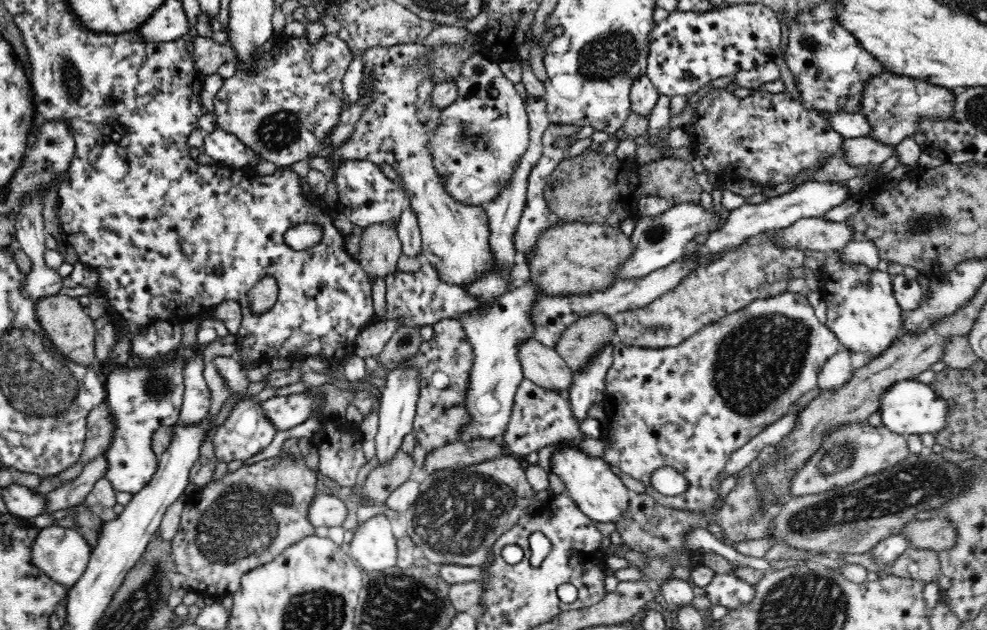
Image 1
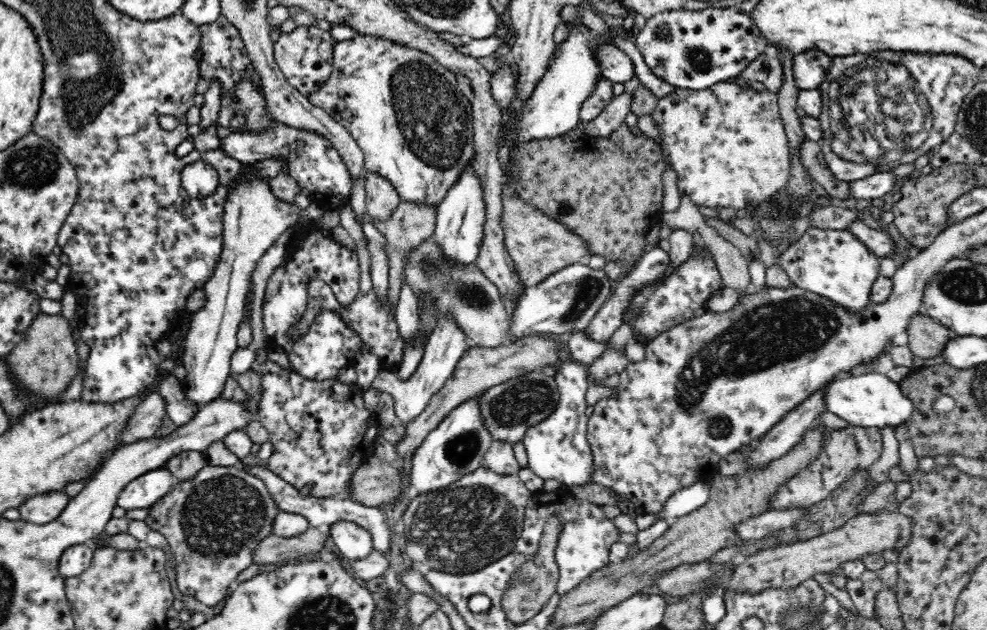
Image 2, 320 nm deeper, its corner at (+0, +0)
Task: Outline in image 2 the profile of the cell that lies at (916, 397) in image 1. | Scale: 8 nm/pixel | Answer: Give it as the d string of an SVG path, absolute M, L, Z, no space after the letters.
M861 372L838 376L828 382L820 393L826 405L826 411L836 414L848 424L857 427L898 426L906 423L912 414L912 401L902 395L898 383L879 373Z

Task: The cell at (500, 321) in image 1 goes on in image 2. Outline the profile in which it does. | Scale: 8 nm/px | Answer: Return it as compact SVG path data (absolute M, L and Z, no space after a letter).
M478 398L467 400L445 416L432 432L425 436L413 454L410 490L423 495L447 487L482 467L486 452L492 446L490 433L482 427Z

